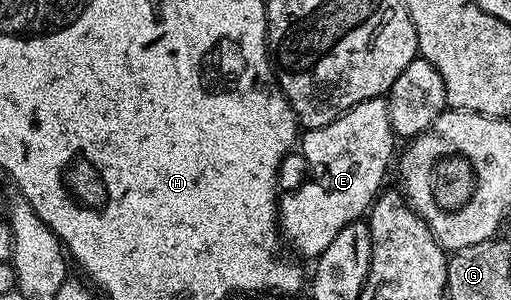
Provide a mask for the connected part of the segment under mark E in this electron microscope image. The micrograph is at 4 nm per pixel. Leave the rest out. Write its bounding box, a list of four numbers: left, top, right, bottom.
[279,96,395,259]

